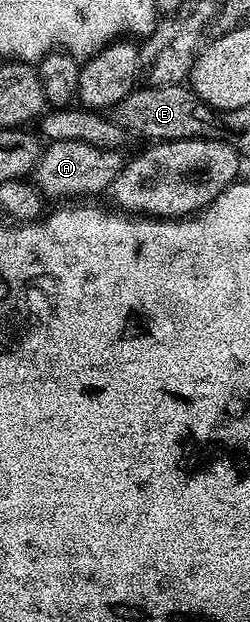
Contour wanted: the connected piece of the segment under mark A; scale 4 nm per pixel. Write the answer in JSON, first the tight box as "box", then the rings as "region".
{"box":[33,140,125,198],"region":[[[52,140],[40,151],[39,163],[33,169],[33,183],[44,197],[95,198],[98,192],[106,193],[125,165],[122,151],[98,148],[85,142]]]}

